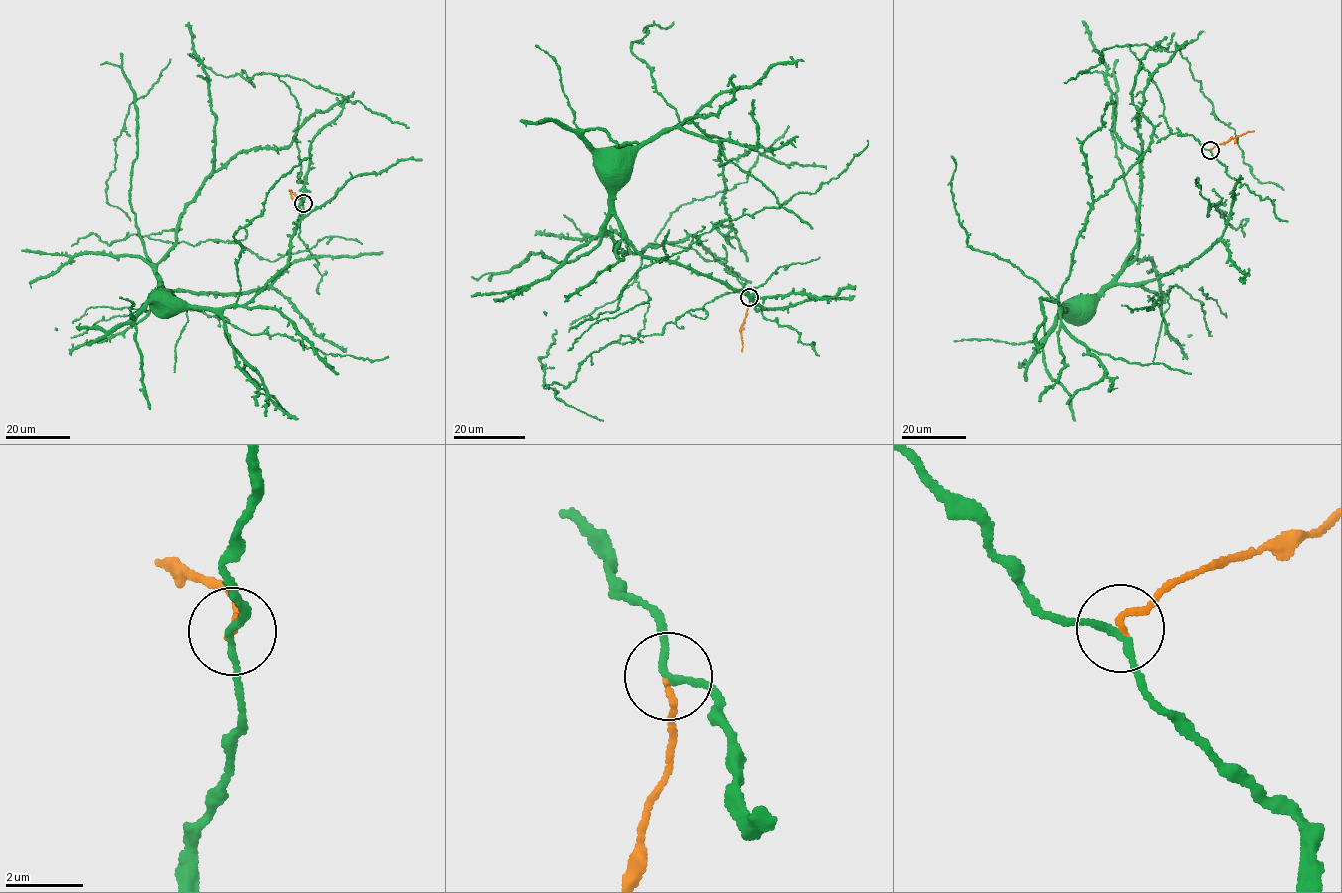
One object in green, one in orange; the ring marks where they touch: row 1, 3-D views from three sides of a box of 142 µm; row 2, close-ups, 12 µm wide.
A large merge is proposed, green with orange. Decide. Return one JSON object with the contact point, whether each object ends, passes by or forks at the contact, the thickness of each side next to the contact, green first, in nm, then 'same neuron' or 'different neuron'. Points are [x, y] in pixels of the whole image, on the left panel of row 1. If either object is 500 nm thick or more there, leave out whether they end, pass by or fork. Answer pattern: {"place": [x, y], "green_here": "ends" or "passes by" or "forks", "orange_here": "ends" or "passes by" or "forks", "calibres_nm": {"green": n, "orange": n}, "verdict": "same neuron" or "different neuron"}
{"place": [303, 203], "green_here": "passes by", "orange_here": "ends", "calibres_nm": {"green": 170, "orange": 160}, "verdict": "different neuron"}

